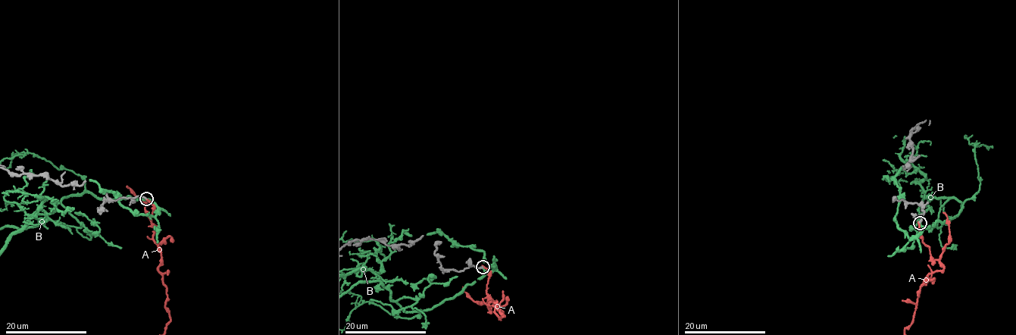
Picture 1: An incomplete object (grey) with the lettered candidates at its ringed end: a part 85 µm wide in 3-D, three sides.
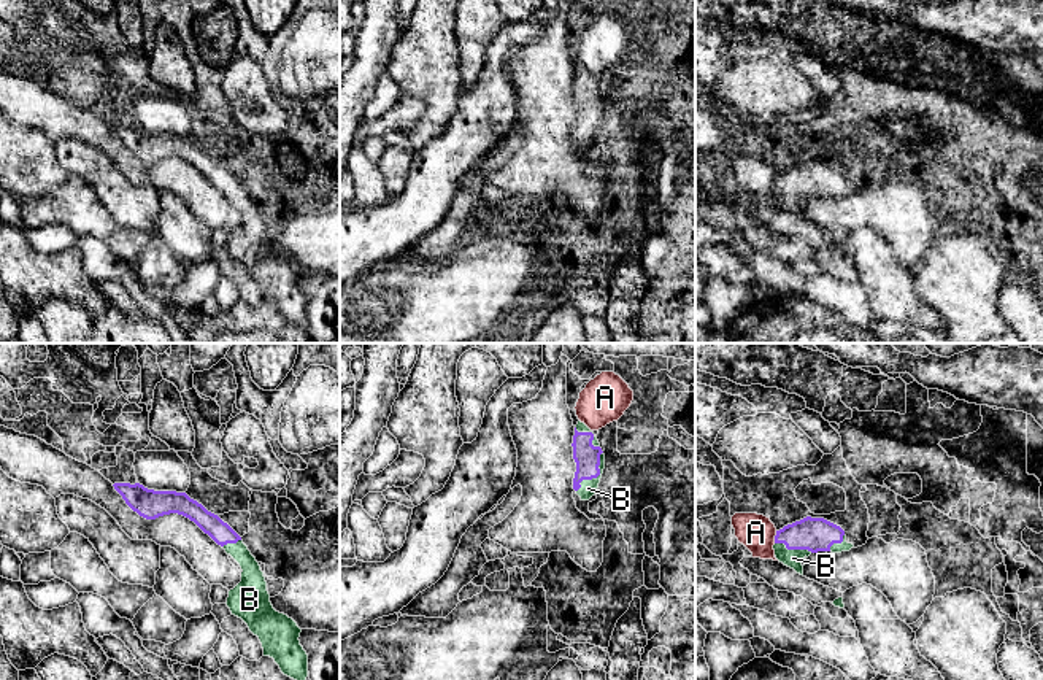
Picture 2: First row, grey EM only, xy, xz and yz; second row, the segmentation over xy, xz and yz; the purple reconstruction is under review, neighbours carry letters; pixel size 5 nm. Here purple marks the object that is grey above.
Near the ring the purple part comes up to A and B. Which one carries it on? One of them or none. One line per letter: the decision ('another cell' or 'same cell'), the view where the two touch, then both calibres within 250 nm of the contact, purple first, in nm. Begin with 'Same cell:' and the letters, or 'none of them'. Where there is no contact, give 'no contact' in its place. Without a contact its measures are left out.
Same cell: B
A: another cell; meets purple in yz; 180 nm thick on the purple side, 180 nm on the other
B: same cell; meets purple in xz; 130 nm thick on the purple side, 80 nm on the other

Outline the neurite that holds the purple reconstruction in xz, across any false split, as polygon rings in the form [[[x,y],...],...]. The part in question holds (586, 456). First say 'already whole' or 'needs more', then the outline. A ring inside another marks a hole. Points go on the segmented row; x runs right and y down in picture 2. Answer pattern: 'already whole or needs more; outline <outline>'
needs more; outline [[[581,421],[575,427],[572,446],[576,462],[573,489],[581,500],[589,500],[598,488],[605,469],[605,454],[594,432]]]

